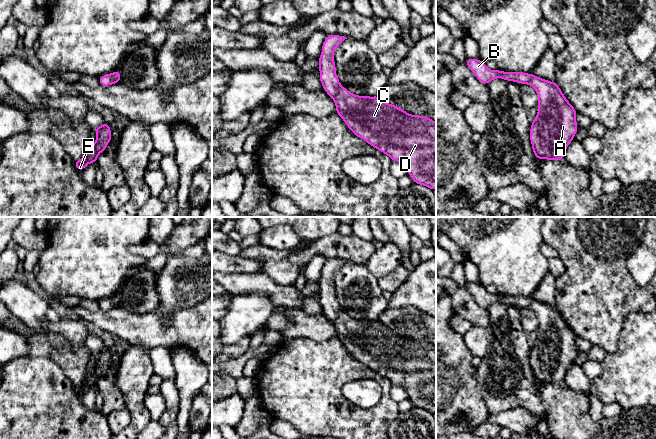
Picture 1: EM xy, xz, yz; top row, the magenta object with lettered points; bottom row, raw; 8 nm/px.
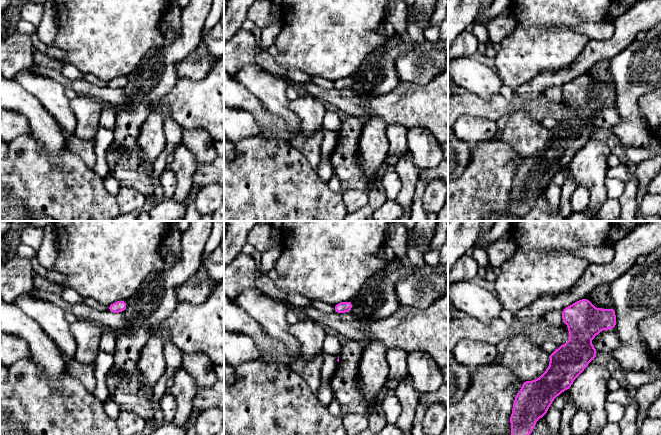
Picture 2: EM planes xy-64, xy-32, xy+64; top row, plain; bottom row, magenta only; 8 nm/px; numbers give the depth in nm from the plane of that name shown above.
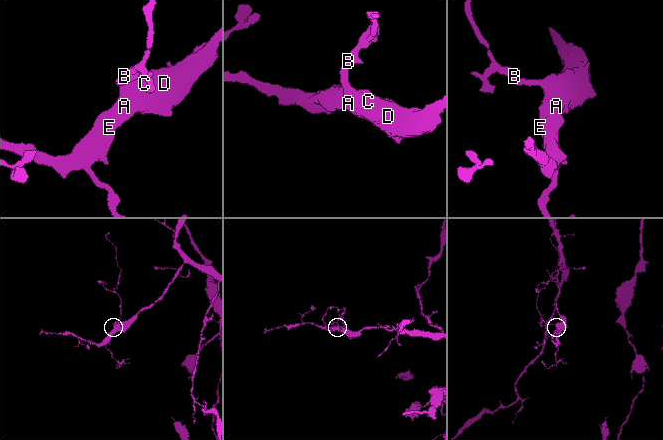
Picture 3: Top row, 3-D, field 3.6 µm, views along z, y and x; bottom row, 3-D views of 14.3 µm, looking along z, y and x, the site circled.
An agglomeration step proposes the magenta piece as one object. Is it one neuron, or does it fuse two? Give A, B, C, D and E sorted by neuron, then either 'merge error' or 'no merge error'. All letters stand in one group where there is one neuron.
A B C D E | no merge error

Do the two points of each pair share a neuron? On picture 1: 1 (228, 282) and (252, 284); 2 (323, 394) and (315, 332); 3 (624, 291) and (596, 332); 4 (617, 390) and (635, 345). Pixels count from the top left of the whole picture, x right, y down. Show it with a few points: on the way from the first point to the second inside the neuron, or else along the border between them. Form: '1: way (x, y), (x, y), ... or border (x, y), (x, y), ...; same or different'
1: way (234, 284), (246, 284); same
2: border (335, 336), (320, 341), (306, 338), (293, 339); different
3: way (614, 301), (599, 316), (599, 322); same
4: way (628, 379), (635, 372), (635, 356); same

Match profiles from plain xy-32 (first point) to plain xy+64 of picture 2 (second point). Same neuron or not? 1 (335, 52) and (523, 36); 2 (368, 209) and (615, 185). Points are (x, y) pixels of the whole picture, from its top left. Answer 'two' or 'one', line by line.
1: one
2: two

